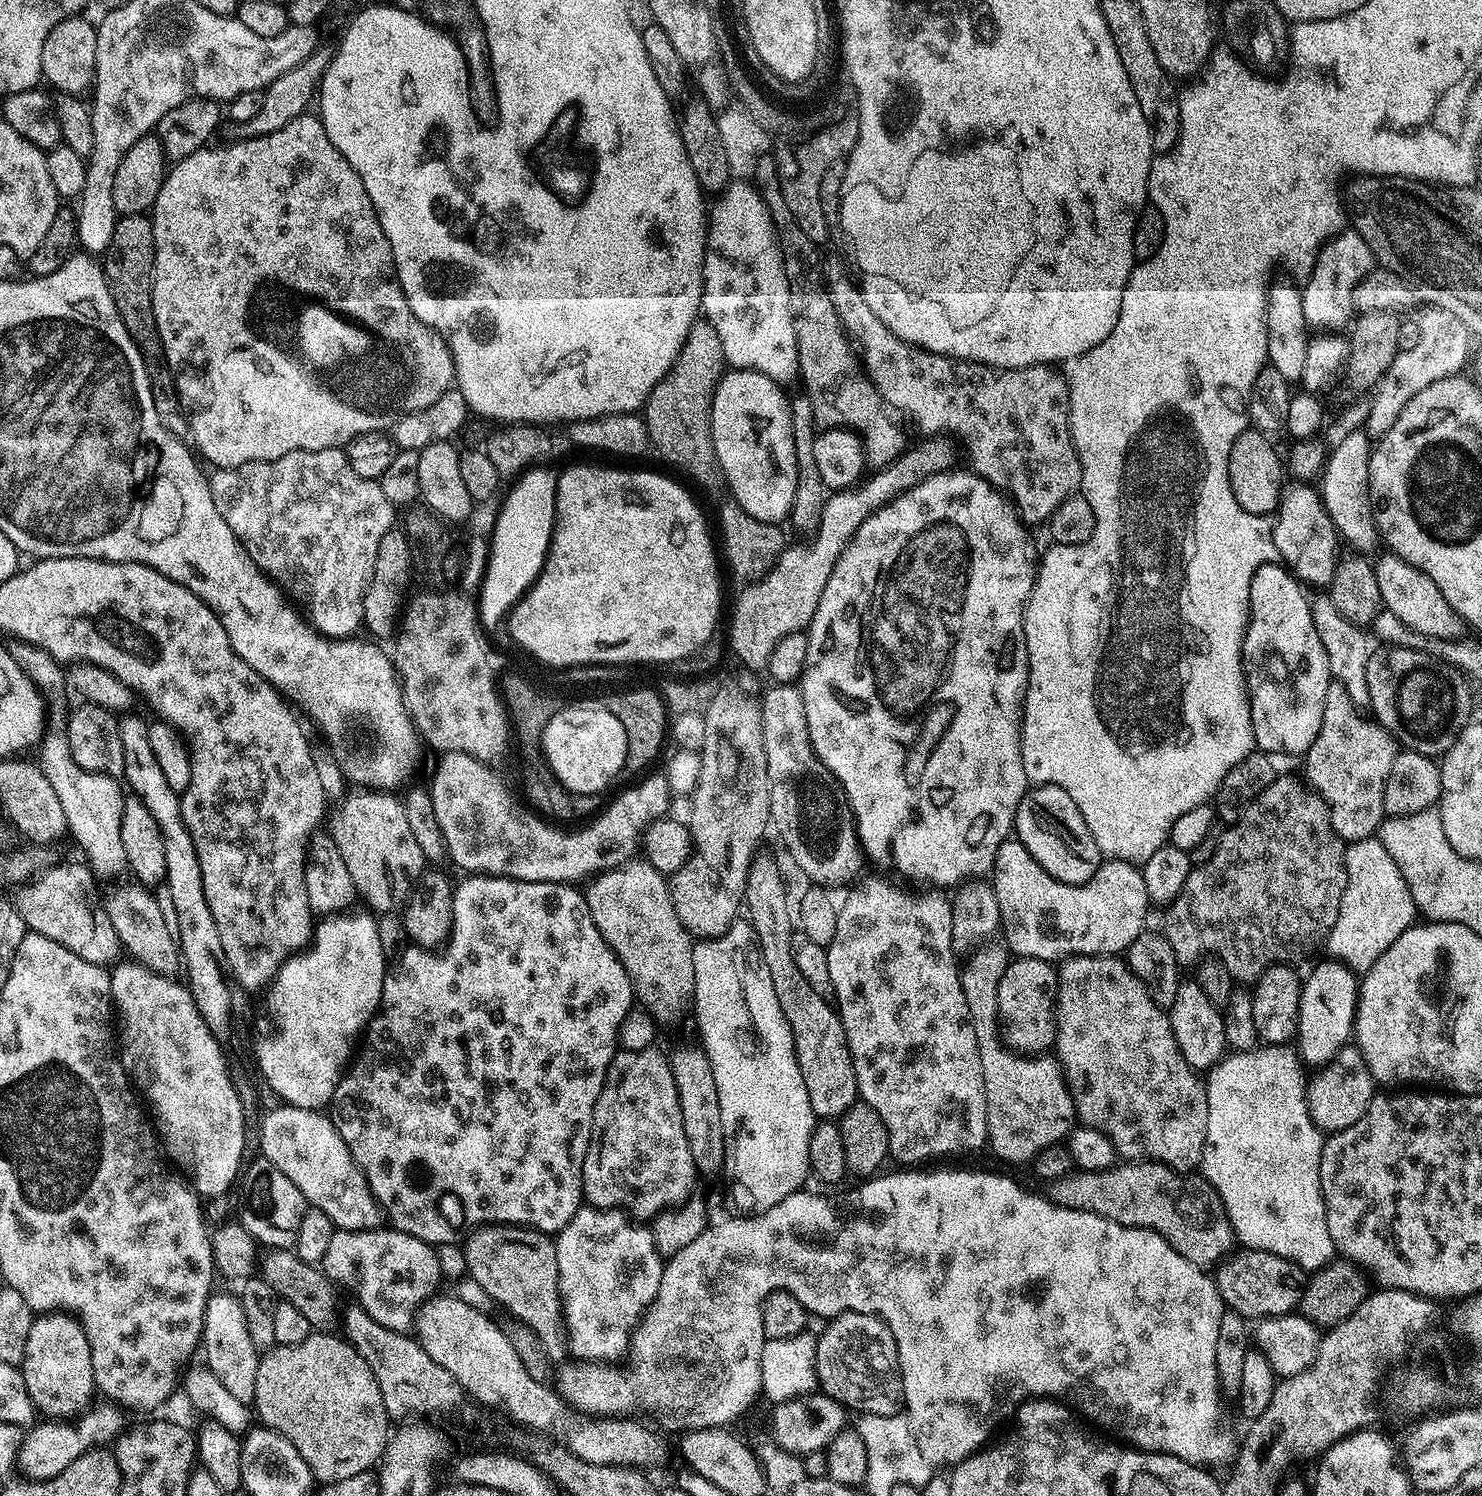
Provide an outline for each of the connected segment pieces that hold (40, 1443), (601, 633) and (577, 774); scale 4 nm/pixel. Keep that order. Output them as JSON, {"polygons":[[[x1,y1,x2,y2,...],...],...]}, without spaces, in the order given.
{"polygons":[[[93,1403,72,1419,48,1418,43,1421,45,1424,33,1424,16,1455,19,1471,24,1471,21,1473,30,1480,49,1480,62,1474,74,1458,82,1458,82,1454,91,1452,93,1448,111,1445,125,1431,126,1423,115,1403,104,1403]],[[576,464,573,468,568,468,559,473,557,478,557,494,556,494,556,515,555,524,552,530,552,539,548,546,548,555,544,560,544,566,539,576,533,581,531,587,519,599,518,603,510,612,510,622,512,620,512,634,515,638,521,639,523,644,528,644,534,650,538,650,538,654,543,656,553,656,558,662,566,662,572,665,576,660,626,660,631,656,636,658,666,658,669,662,688,656,694,650,698,650,708,640,713,639,716,628,716,619,720,616,720,568,716,565,716,556,718,560,718,552,712,549,712,536,708,533,708,524,704,521,704,516,700,513,698,505,692,501,692,496,680,484,675,484,668,476,659,476,656,472,627,472,624,468,599,468,596,464]],[[573,703,573,708,564,706,560,712,554,714,554,718,546,726,543,736,543,757,557,780,570,792,603,793,604,787,615,778,619,772,625,771,626,762,626,730,622,730,622,722,614,718,607,710,592,710,587,703]]]}

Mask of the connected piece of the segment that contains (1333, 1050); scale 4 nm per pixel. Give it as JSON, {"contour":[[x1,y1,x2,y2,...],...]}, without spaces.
{"contour":[[1325,958,1321,964,1312,968,1312,973,1303,977,1300,986,1300,1009,1298,1010,1298,1026,1295,1039,1298,1043,1298,1055,1305,1065,1323,1066,1330,1063,1349,1043,1356,1023,1356,997,1360,995,1360,980,1357,973,1351,970,1343,961,1335,958]]}

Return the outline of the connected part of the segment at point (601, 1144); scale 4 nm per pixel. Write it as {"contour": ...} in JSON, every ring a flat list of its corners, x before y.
{"contour":[[658,1049,617,1051,608,1068,582,1170,583,1199,591,1207,626,1209,635,1217,653,1218,693,1195,698,1171,686,1142,669,1057]]}

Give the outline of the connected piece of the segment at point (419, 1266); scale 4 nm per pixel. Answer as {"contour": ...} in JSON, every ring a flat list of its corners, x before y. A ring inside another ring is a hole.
{"contour":[[377,1226,363,1228,360,1232,351,1232,345,1228,339,1229,334,1238,330,1238,330,1246,326,1250,326,1258,322,1271,333,1285,341,1289,349,1288,353,1292,355,1303,374,1318,382,1326,395,1332,405,1334,413,1331,416,1318,424,1301,437,1295,440,1288,440,1256,435,1247,427,1244,425,1240,414,1238,410,1234,400,1232,391,1226]]}

